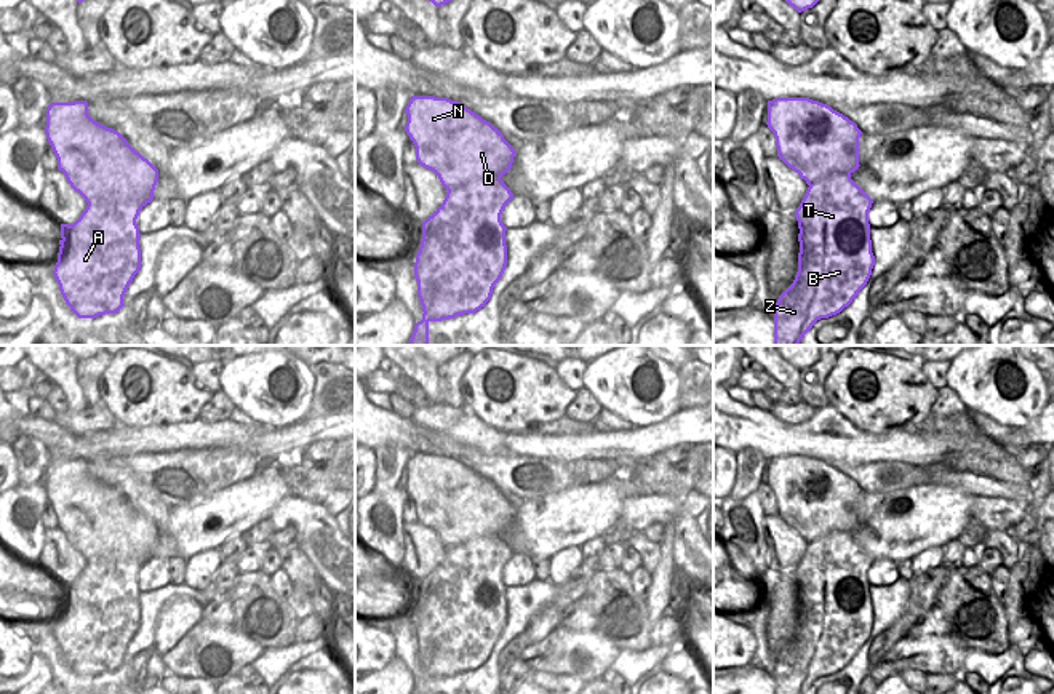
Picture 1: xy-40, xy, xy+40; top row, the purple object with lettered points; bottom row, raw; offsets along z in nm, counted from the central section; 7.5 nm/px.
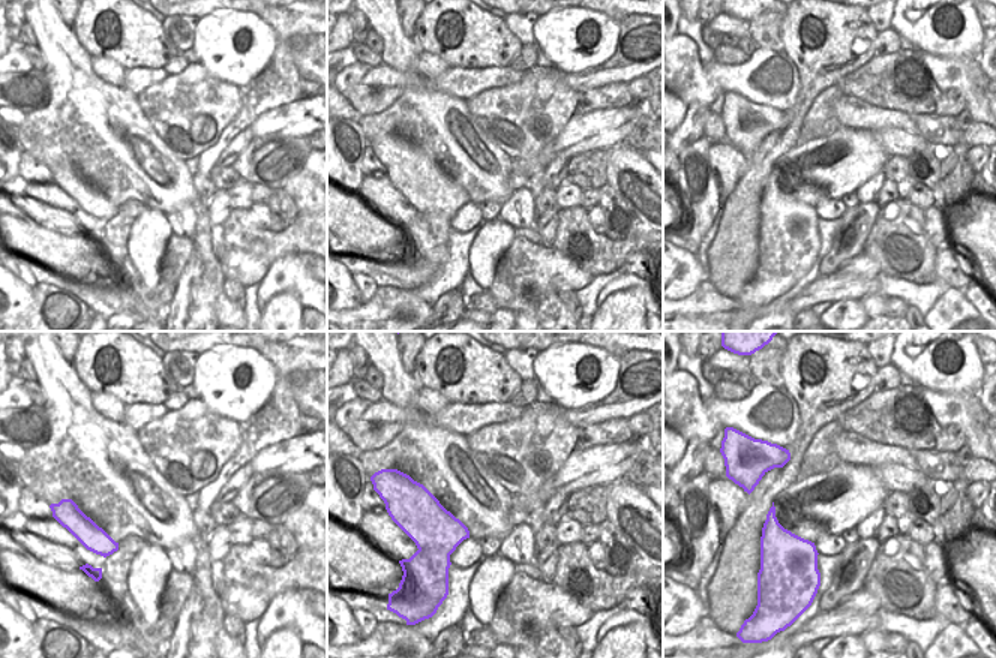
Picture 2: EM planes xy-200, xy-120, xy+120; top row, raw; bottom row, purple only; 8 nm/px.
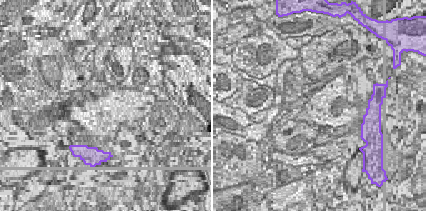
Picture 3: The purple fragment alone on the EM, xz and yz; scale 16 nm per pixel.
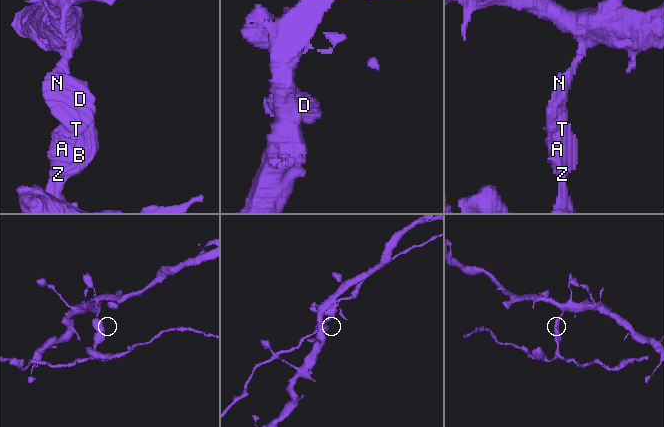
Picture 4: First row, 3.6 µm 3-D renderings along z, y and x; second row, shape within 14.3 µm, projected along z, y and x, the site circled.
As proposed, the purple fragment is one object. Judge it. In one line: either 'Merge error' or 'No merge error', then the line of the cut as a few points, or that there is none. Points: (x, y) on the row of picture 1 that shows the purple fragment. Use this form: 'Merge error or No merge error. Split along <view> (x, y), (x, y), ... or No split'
Merge error. Split along xy-40 (88, 202), (130, 200), (141, 208).

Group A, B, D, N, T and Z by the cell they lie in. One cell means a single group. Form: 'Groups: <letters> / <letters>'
Groups: A B T Z / D N.

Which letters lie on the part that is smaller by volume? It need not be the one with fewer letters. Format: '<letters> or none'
A, B, T, Z

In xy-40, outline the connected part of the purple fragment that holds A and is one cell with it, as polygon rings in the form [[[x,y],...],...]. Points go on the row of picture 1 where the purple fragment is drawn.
[[[98,200],[88,203],[74,224],[61,224],[61,246],[53,275],[66,304],[78,318],[96,318],[106,313],[117,313],[125,305],[123,296],[141,269],[141,233],[136,224],[141,209],[139,205],[128,200]]]

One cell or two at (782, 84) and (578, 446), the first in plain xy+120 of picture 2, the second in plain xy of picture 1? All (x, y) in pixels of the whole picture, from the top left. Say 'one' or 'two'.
one

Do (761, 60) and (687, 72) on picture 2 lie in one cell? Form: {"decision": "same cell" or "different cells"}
{"decision": "same cell"}

